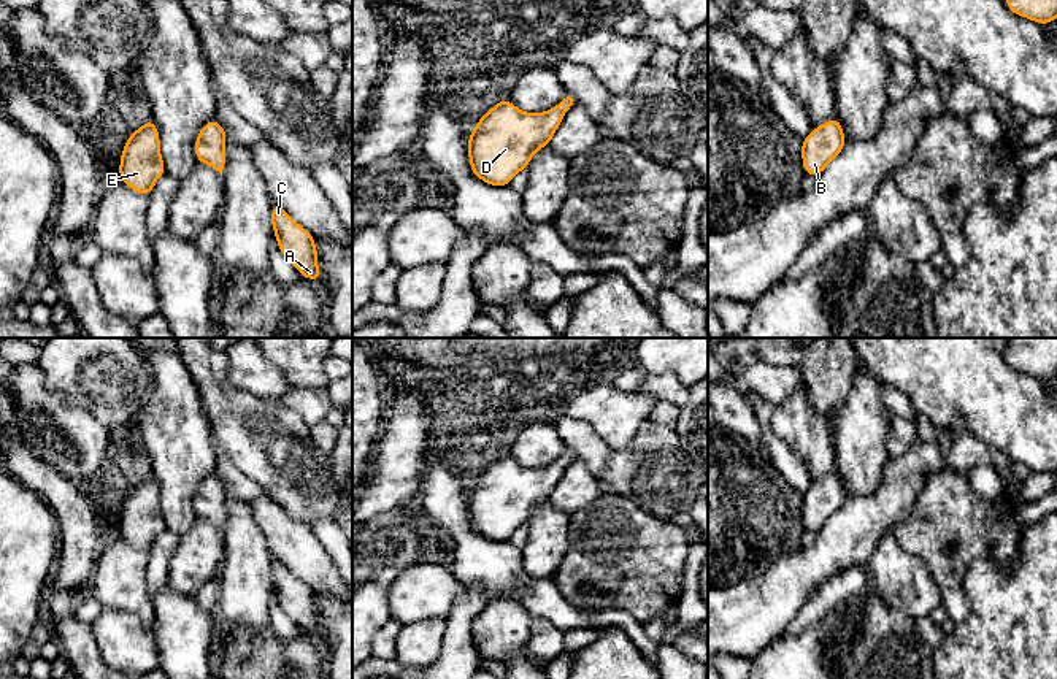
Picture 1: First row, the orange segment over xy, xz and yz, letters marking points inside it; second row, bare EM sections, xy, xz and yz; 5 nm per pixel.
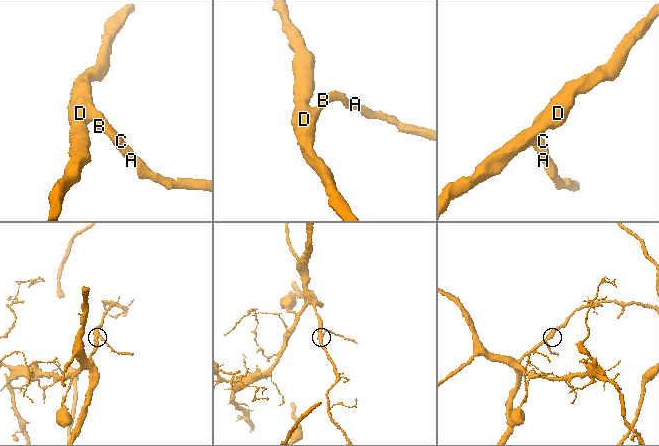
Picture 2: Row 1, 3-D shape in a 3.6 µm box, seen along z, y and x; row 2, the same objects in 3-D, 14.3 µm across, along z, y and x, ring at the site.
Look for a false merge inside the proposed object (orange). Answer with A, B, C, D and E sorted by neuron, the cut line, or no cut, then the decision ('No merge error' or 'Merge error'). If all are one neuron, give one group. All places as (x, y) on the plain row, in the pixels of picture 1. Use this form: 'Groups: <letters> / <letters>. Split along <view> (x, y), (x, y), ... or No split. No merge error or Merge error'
Groups: A B C D E. No split. No merge error

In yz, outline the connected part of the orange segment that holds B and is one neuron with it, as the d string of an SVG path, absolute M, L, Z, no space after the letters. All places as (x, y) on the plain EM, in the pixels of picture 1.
M833 471L801 495L803 528L821 531L825 522L846 503L841 478Z

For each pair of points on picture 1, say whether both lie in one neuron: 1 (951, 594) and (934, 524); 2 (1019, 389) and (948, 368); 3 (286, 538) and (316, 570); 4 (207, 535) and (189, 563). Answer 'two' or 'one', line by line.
1: one
2: one
3: one
4: one

